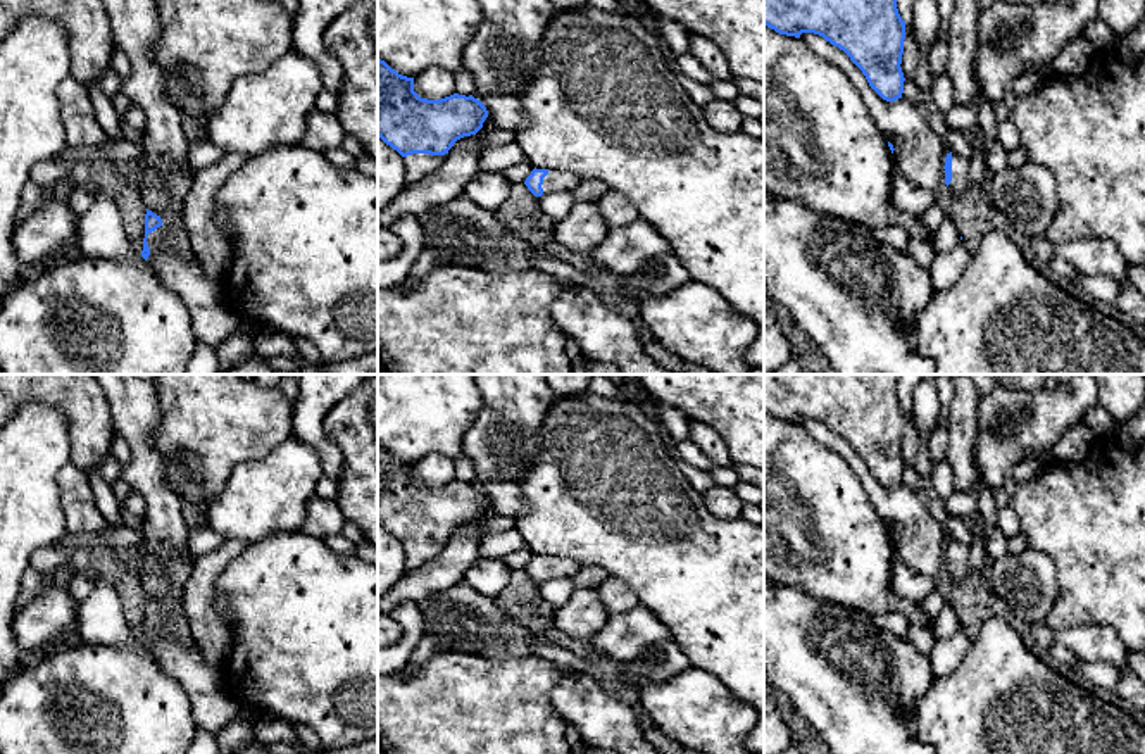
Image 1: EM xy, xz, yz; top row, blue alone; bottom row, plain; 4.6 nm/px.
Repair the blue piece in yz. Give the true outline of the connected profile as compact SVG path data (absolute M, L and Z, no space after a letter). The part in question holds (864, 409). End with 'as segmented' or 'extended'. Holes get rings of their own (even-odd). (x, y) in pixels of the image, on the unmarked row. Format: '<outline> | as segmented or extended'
M764 374L764 412L779 421L800 424L802 419L823 423L843 437L862 457L869 473L886 488L902 485L902 440L905 407L897 395L902 374Z | as segmented

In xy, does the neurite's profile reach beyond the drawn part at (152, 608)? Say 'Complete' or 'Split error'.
Split error

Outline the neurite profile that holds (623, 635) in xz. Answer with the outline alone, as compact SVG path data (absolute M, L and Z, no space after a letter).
M643 606L610 616L590 644L604 663L629 663L643 645L671 638L671 631Z

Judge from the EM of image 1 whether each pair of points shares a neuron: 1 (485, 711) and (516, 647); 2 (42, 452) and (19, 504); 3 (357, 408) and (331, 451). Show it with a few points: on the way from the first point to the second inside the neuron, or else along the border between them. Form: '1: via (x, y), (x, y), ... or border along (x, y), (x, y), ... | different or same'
1: border along (471, 653), (488, 658), (531, 656) | different
2: via (30, 464), (19, 475), (19, 492) | same
3: border along (335, 402), (325, 433), (342, 456), (338, 480) | different

